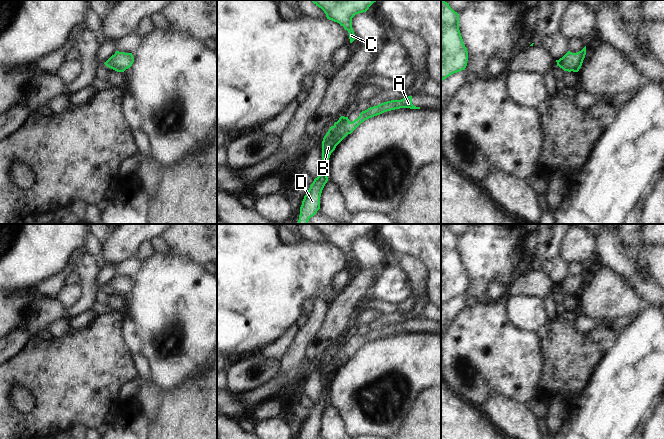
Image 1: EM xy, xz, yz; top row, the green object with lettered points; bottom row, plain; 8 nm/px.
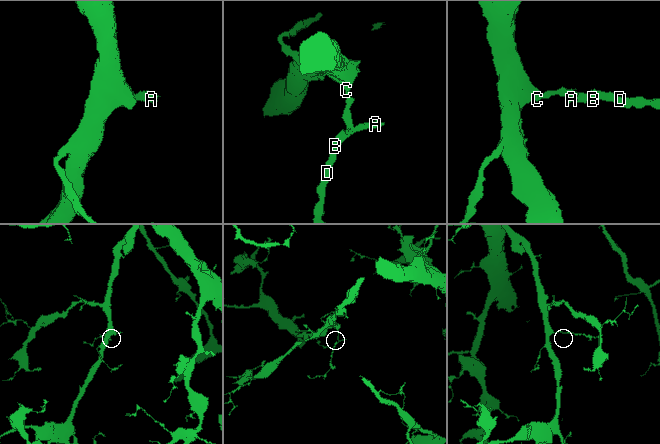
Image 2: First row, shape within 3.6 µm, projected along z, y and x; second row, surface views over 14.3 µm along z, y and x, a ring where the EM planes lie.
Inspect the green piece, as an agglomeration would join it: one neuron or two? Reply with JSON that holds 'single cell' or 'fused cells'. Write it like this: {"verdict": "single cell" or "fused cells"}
{"verdict": "single cell"}

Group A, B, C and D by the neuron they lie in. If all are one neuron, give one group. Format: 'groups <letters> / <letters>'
groups A B C D

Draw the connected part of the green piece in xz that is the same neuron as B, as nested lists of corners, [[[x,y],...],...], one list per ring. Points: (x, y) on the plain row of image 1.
[[[408,320],[401,324],[391,324],[370,331],[367,334],[362,335],[360,340],[352,346],[349,345],[348,341],[341,340],[339,344],[330,351],[322,365],[322,391],[320,398],[314,403],[307,418],[304,420],[300,431],[300,439],[315,439],[320,433],[321,417],[328,405],[328,384],[336,370],[365,344],[384,336],[400,332],[420,333],[420,331],[416,331],[412,328],[412,320]]]

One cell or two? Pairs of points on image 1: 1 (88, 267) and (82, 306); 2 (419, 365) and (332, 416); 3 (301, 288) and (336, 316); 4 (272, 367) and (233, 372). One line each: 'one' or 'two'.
1: one
2: two
3: two
4: one

